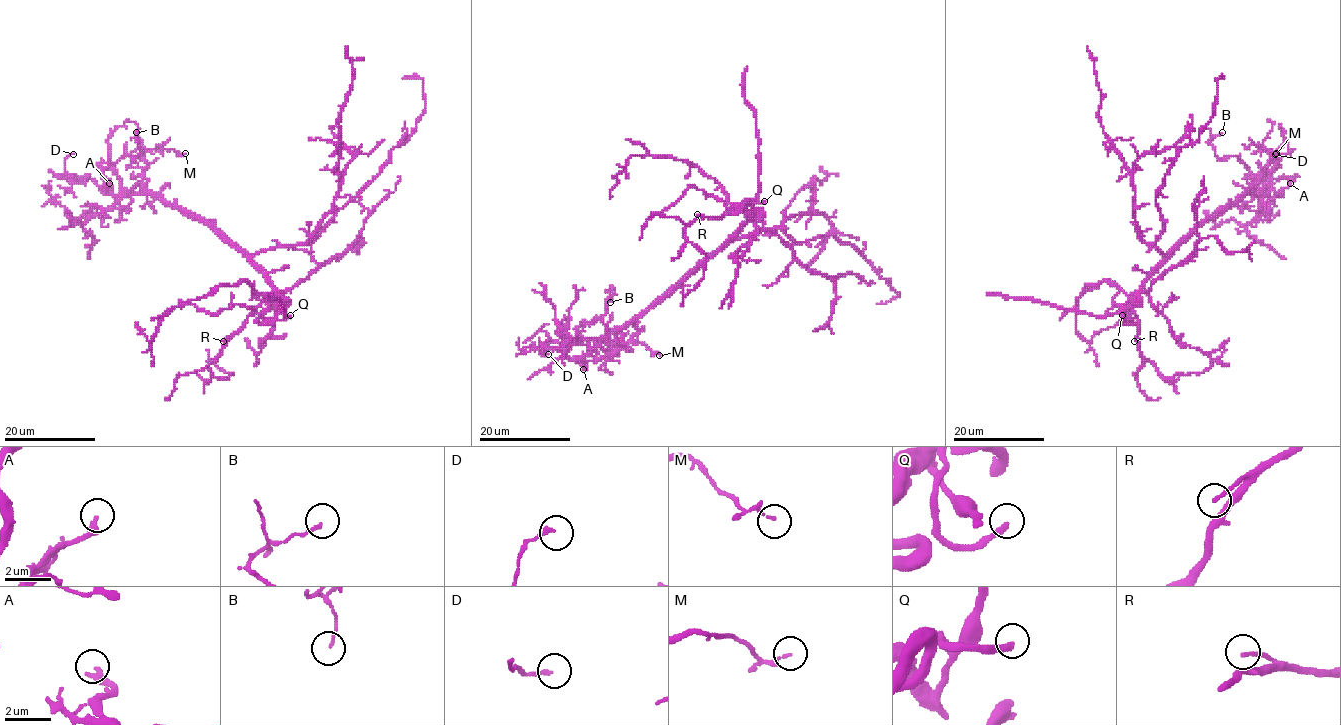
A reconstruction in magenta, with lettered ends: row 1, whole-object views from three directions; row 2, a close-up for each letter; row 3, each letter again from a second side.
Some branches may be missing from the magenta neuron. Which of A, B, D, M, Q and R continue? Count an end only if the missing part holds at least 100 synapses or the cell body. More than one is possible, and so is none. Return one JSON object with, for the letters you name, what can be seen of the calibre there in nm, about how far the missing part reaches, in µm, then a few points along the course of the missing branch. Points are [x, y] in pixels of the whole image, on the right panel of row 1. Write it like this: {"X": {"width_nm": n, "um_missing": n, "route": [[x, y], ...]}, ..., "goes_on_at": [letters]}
{"Q": {"width_nm": 280, "um_missing": 25, "route": [[1122, 315], [1124, 309], [1124, 321], [1113, 332]]}, "goes_on_at": ["Q"]}

